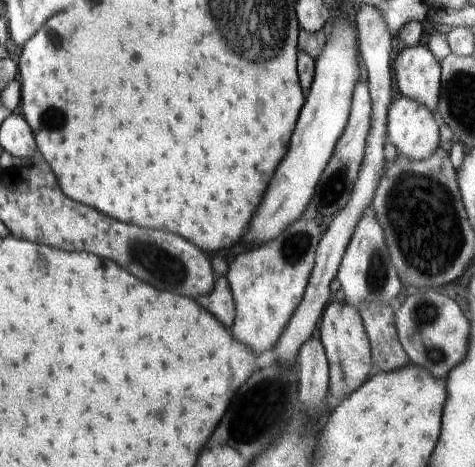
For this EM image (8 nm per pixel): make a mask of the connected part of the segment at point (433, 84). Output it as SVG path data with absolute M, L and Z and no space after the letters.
M426 44L403 48L394 58L395 66L392 68L396 93L420 103L433 115L438 115L441 95L439 60Z

